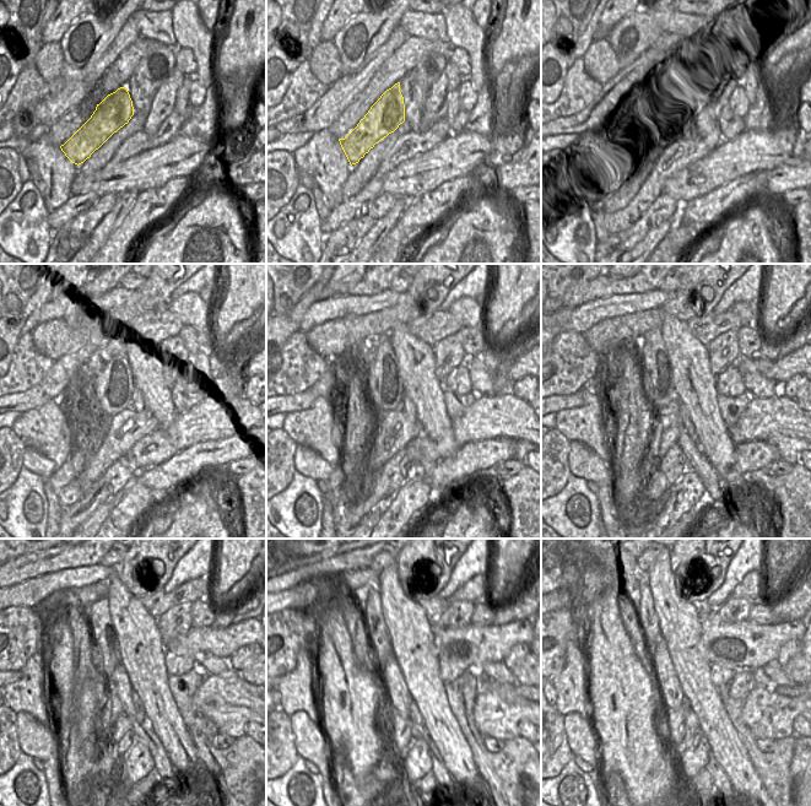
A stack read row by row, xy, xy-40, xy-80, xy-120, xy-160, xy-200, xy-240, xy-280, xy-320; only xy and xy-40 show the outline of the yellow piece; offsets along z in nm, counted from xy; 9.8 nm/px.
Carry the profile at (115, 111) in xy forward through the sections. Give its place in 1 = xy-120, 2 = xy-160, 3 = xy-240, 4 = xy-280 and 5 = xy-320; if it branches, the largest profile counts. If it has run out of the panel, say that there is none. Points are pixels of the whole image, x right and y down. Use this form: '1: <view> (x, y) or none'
1: xy-120 (112, 390)
2: xy-160 (384, 389)
3: xy-240 (107, 650)
4: xy-280 (378, 636)
5: xy-320 (648, 620)

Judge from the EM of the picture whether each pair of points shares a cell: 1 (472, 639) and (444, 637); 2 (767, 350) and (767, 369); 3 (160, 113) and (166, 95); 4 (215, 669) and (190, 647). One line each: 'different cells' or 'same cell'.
1: same cell
2: different cells
3: same cell
4: different cells

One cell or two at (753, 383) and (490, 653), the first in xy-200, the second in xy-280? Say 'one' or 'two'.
two

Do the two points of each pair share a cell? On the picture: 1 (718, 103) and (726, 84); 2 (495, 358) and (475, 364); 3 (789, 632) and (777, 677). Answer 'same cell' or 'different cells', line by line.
1: same cell
2: different cells
3: different cells

